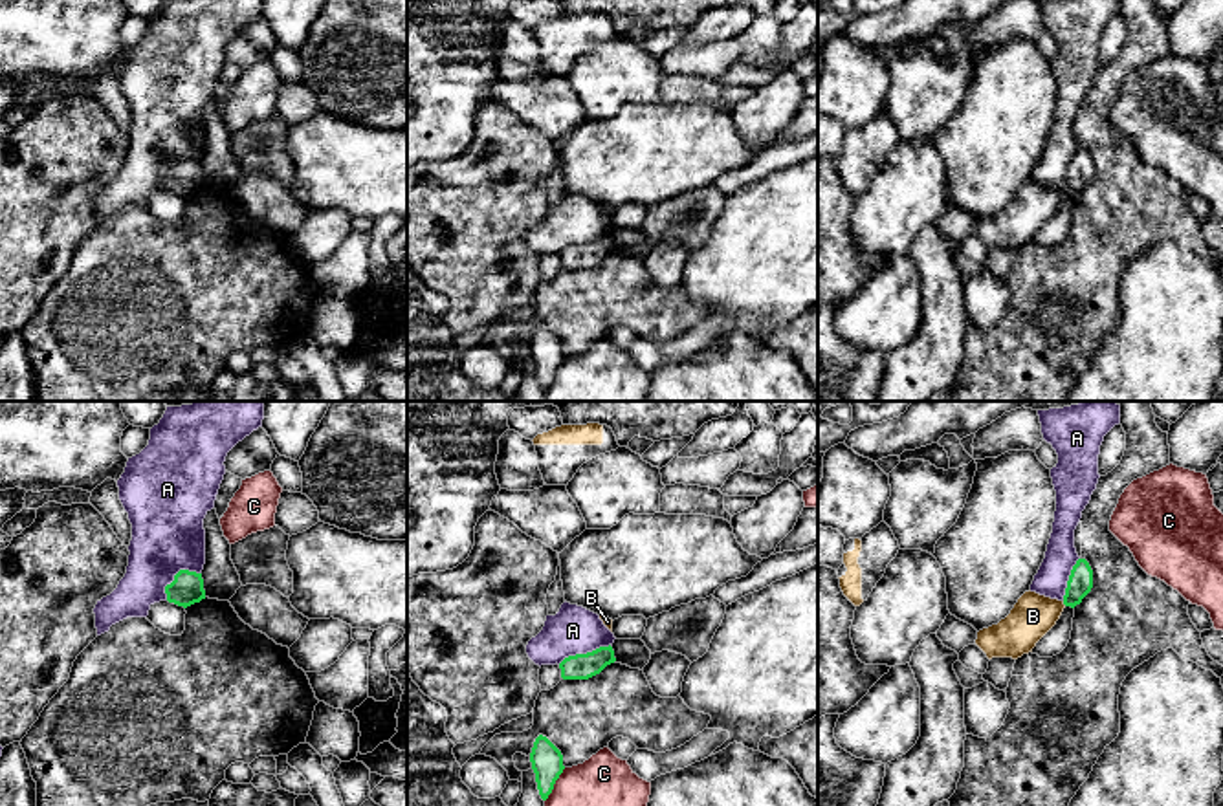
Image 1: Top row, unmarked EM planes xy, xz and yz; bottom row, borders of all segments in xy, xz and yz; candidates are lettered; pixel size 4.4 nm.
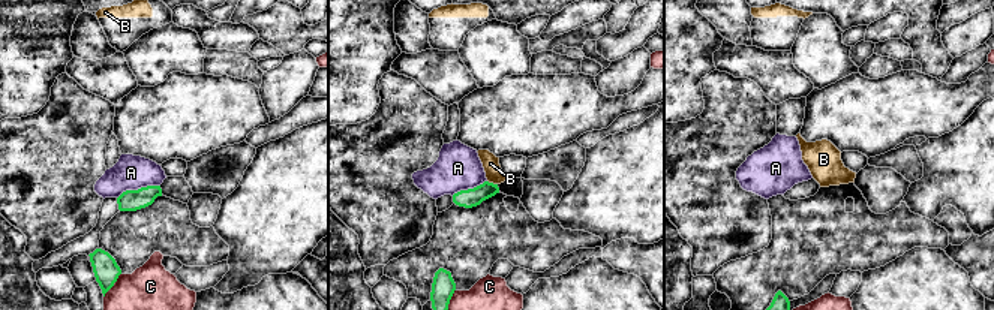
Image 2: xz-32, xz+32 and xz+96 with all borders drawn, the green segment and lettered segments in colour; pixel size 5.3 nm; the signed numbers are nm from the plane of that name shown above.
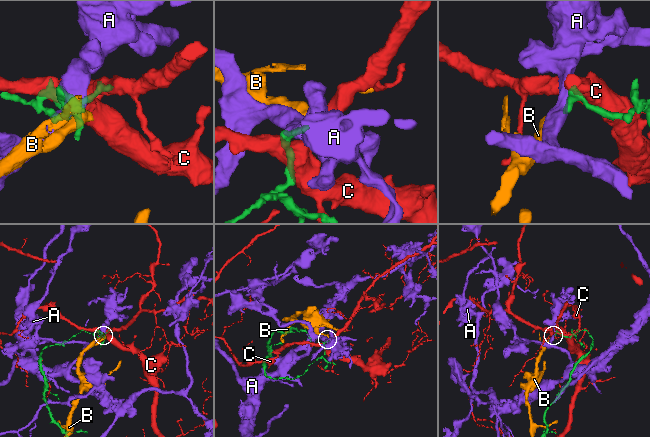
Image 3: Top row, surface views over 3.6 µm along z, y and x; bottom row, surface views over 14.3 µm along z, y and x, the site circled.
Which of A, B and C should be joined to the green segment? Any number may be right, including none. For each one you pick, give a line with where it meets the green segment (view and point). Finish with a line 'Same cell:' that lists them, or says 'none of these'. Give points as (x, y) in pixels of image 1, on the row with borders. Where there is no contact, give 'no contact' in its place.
Same cell: none of these

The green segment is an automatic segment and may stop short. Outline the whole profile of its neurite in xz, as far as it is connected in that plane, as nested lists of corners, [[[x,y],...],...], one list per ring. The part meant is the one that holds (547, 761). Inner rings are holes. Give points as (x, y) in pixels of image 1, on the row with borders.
[[[539,735],[534,742],[530,762],[535,773],[539,795],[546,801],[565,769],[563,755],[546,736]]]

